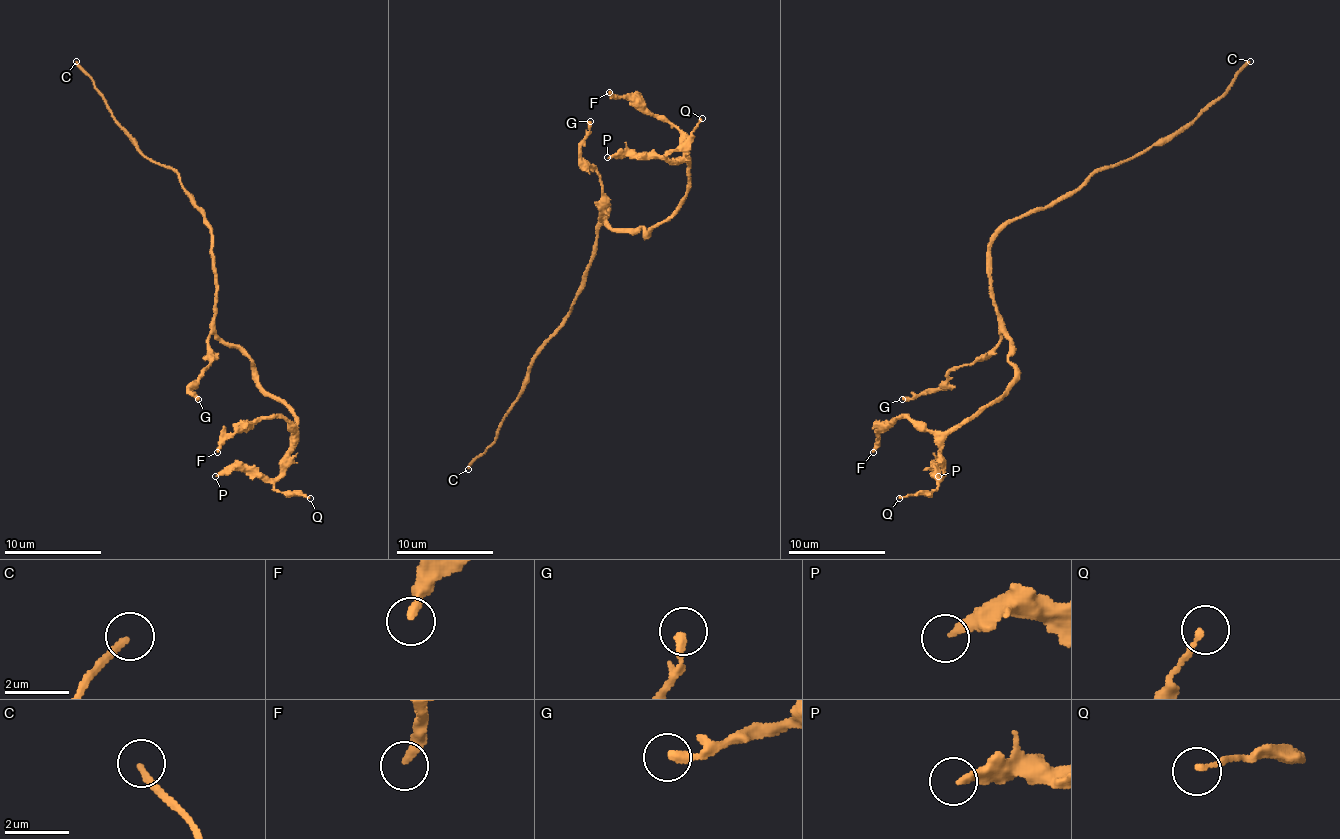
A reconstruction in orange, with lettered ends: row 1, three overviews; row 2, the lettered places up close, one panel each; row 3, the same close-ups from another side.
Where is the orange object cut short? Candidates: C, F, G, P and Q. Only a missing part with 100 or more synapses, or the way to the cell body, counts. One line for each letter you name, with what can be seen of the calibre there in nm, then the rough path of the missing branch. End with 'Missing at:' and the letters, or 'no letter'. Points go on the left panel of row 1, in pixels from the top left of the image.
C: 200 nm
Missing at: C

